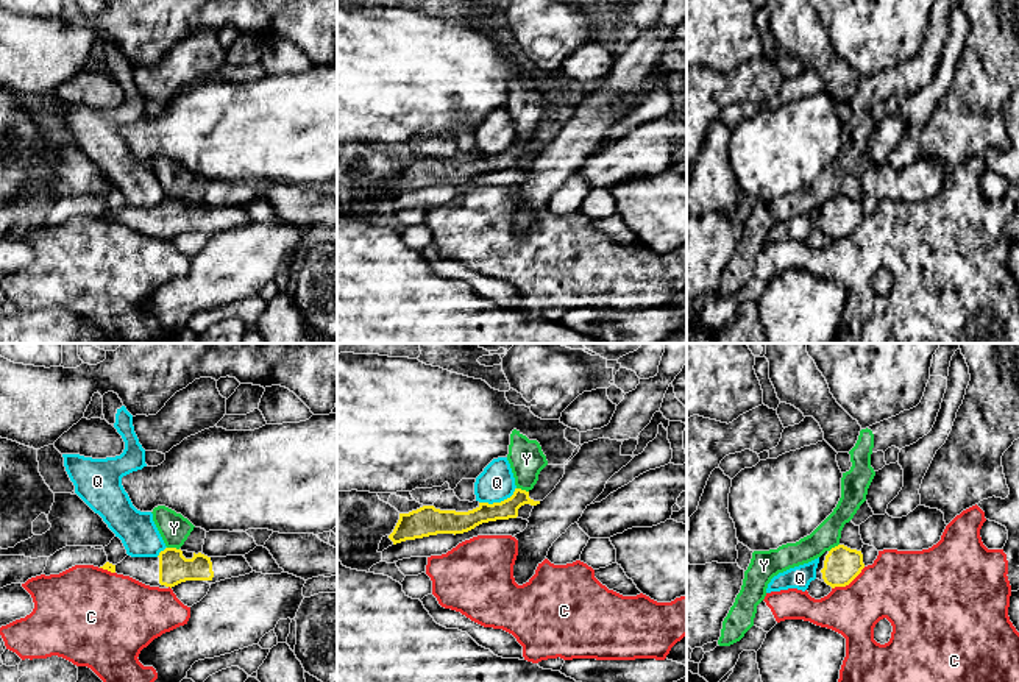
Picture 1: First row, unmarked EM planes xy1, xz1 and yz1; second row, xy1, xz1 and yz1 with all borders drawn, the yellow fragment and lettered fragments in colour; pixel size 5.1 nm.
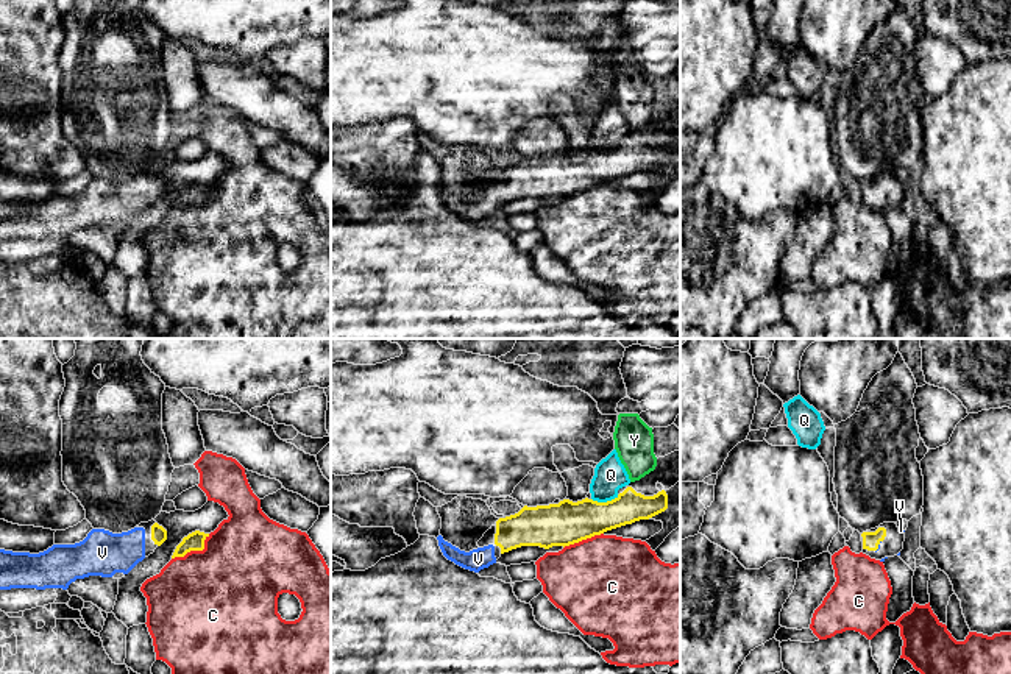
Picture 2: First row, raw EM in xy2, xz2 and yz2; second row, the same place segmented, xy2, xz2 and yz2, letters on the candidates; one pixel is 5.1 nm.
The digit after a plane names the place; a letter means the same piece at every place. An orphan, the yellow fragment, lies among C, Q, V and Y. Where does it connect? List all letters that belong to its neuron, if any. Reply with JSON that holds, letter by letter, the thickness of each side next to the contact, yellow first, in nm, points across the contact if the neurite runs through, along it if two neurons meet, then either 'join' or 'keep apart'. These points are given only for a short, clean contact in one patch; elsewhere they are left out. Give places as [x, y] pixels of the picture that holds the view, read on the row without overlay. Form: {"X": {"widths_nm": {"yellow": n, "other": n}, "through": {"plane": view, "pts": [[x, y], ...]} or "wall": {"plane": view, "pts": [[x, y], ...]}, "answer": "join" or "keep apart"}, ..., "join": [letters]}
{"C": {"widths_nm": {"yellow": 100, "other": 480}, "answer": "keep apart"}, "Q": {"widths_nm": {"yellow": 110, "other": 190}, "wall": {"plane": "xz1", "pts": [[515, 138], [509, 147], [500, 152], [479, 153]]}, "answer": "keep apart"}, "V": {"widths_nm": {"yellow": 90, "other": 20}, "through": {"plane": "yz2", "pts": [[871, 191], [877, 197], [879, 195]]}, "answer": "join"}, "Y": {"widths_nm": {"yellow": 160, "other": 160}, "wall": {"plane": "xy1", "pts": [[167, 197], [178, 200]]}, "answer": "keep apart"}, "join": ["V"]}

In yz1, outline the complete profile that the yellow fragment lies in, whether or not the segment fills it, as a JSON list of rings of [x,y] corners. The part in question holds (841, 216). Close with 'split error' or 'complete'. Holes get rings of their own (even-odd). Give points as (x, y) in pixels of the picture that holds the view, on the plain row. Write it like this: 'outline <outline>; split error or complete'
outline [[[838,195],[819,208],[816,229],[832,239],[849,236],[865,218],[861,201]]]; split error

